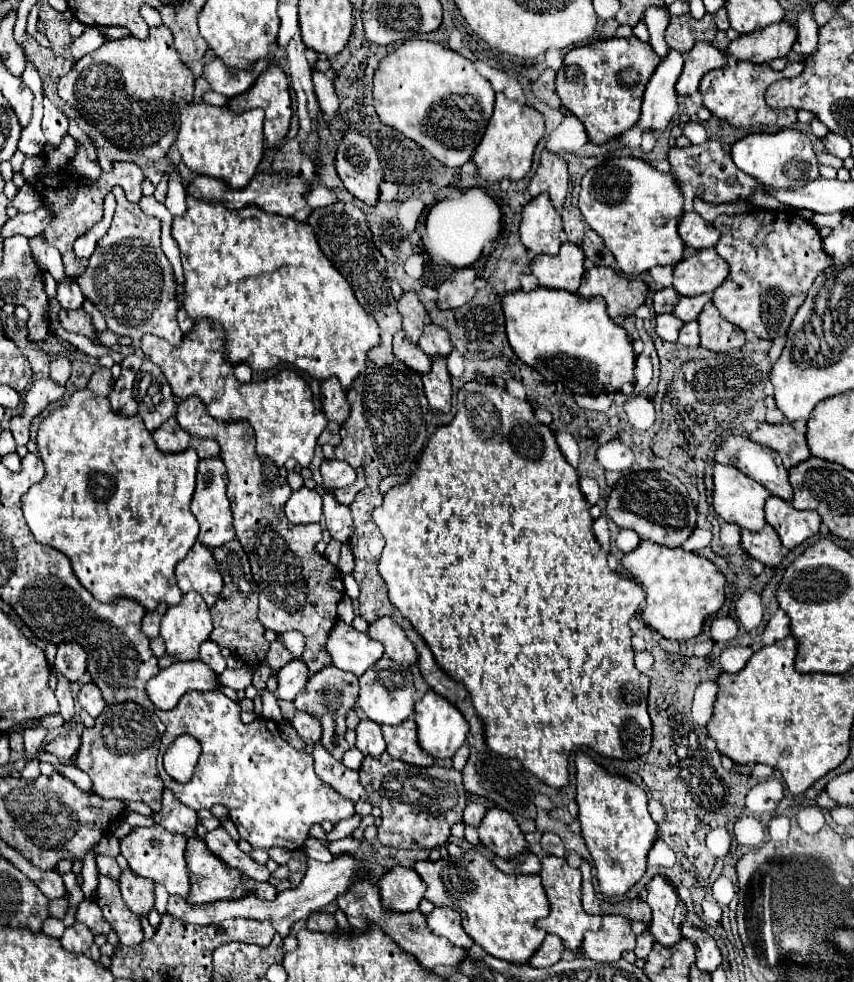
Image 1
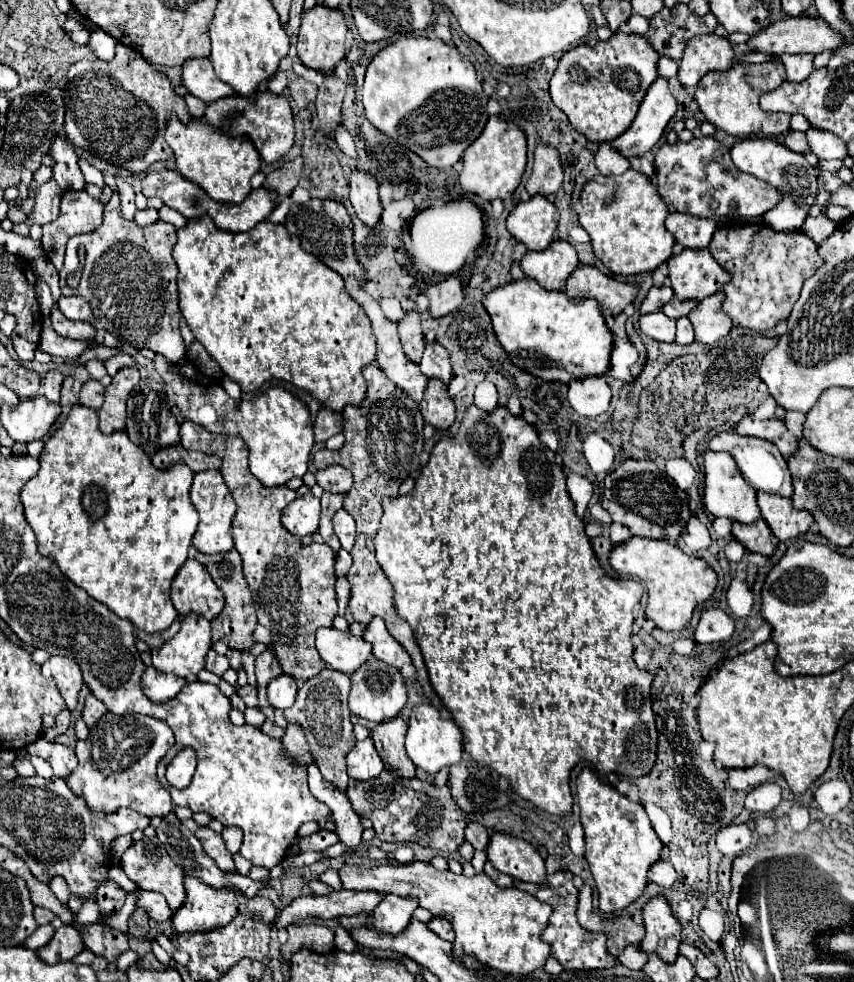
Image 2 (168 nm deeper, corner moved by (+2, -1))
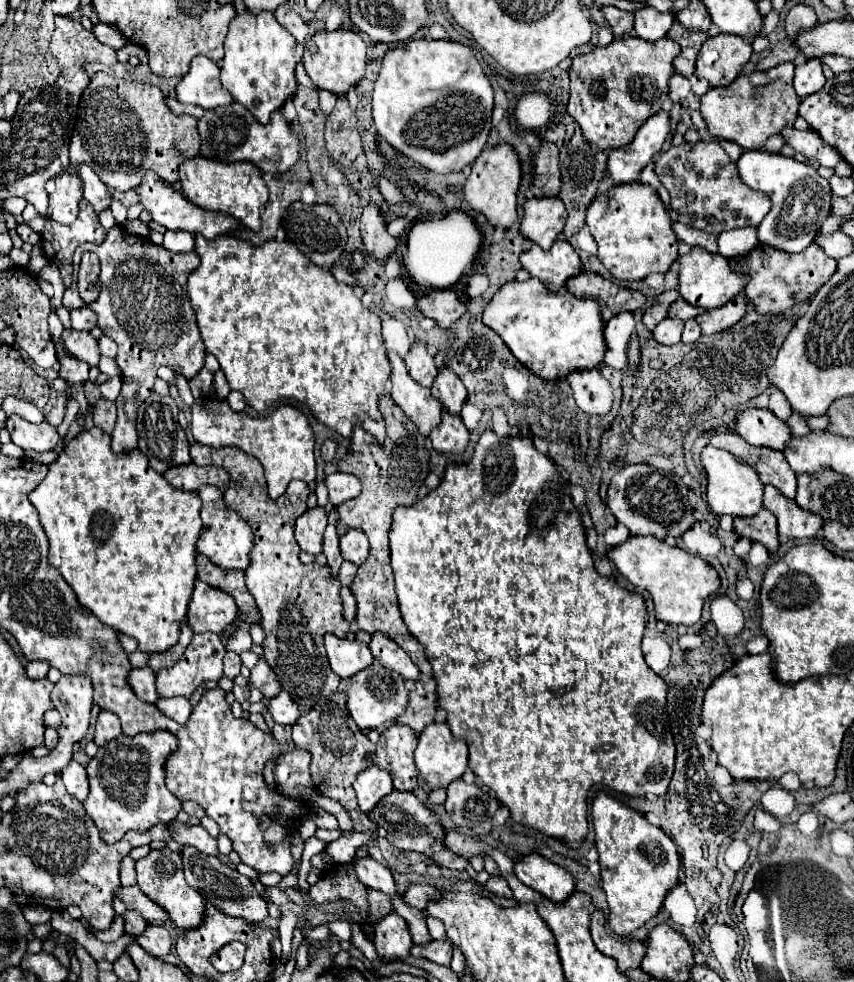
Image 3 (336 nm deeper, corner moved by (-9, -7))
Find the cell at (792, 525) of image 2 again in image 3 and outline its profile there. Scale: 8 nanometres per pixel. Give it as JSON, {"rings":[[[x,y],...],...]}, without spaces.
{"rings":[[[774,486],[764,488],[764,508],[778,518],[778,534],[782,538],[812,538],[822,528],[818,514],[802,510],[794,500],[782,496]]]}

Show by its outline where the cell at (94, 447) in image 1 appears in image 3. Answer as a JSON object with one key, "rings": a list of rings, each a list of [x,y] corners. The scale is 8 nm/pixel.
{"rings":[[[92,426],[90,430],[80,432],[76,438],[72,438],[64,450],[58,454],[56,462],[52,462],[48,466],[48,474],[42,480],[40,486],[34,488],[34,492],[30,492],[30,502],[32,506],[38,510],[40,514],[40,524],[48,536],[50,542],[50,556],[48,562],[60,570],[60,574],[64,576],[64,580],[72,586],[72,590],[76,592],[78,600],[82,606],[86,606],[94,616],[98,616],[104,624],[116,628],[122,634],[128,634],[132,638],[138,640],[138,646],[142,652],[164,652],[170,646],[176,644],[178,640],[178,632],[180,632],[180,624],[186,616],[186,606],[190,602],[192,596],[192,588],[196,582],[196,538],[200,536],[200,528],[202,528],[202,520],[200,520],[200,498],[196,496],[196,492],[184,492],[184,490],[174,490],[172,484],[168,484],[164,480],[162,474],[154,472],[148,466],[148,458],[134,448],[132,452],[126,454],[114,454],[110,448],[110,434],[100,432],[100,428]]]}

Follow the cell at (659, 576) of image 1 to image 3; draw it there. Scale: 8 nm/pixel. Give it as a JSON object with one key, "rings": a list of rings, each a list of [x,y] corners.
{"rings":[[[630,536],[624,544],[612,548],[608,558],[616,564],[624,578],[628,578],[634,586],[650,592],[656,618],[666,624],[696,624],[700,620],[704,602],[716,596],[720,590],[720,576],[706,560],[692,556],[678,546],[670,546],[654,536]]]}

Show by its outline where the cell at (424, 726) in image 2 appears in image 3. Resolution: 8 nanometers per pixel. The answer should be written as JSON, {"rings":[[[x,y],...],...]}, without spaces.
{"rings":[[[428,724],[424,732],[418,738],[418,746],[414,750],[416,768],[420,770],[420,776],[430,788],[446,788],[452,780],[460,778],[464,770],[468,768],[468,744],[462,738],[456,738],[448,724]]]}

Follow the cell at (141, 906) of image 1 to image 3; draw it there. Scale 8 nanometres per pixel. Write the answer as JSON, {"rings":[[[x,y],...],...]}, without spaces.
{"rings":[[[148,924],[148,928],[144,930],[144,934],[136,942],[148,954],[152,954],[156,958],[164,958],[170,952],[170,946],[172,946],[170,932],[164,926],[158,926],[158,924]]]}

